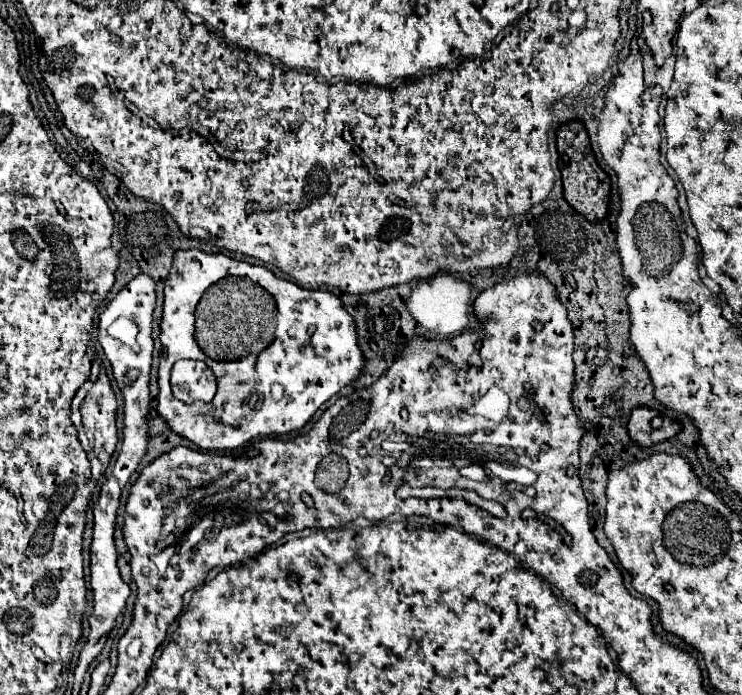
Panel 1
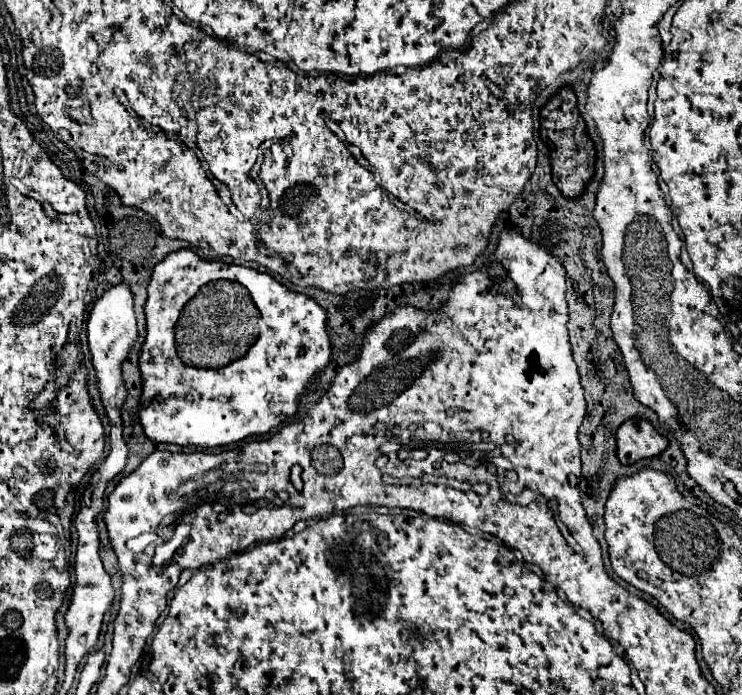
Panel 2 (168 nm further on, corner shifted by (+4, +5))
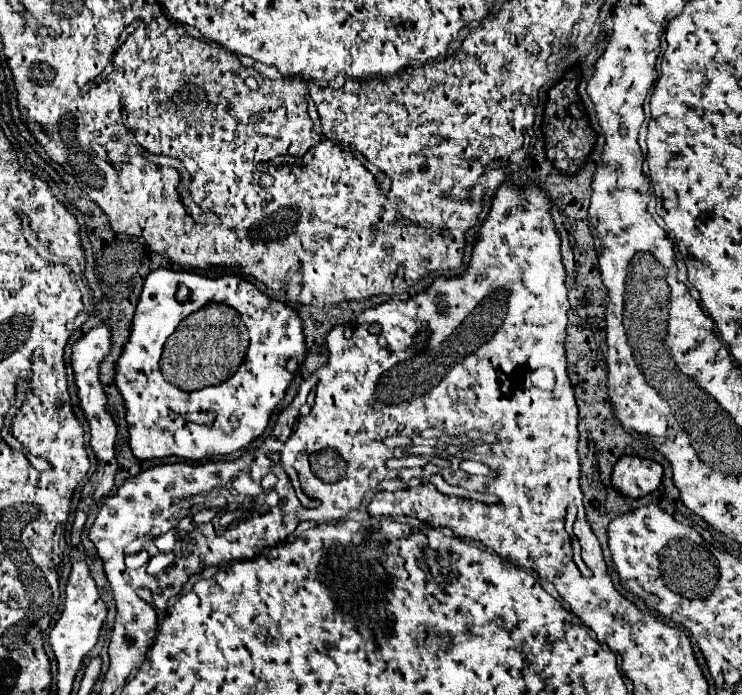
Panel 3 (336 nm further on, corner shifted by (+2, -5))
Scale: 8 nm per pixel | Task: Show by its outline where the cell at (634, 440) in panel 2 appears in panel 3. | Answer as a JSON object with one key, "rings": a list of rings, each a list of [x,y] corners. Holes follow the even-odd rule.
{"rings":[[[623,456],[613,468],[611,482],[625,498],[641,498],[657,490],[661,476],[661,464],[637,456]]]}

